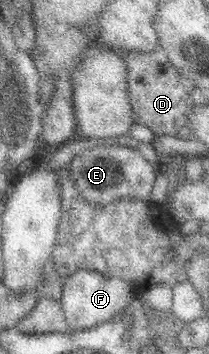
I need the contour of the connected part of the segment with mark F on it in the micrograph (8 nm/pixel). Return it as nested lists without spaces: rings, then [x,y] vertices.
[[[89,269],[78,271],[67,280],[60,303],[66,322],[66,334],[90,331],[102,323],[114,321],[124,309],[129,307],[136,295],[123,281],[111,279],[111,277],[106,279],[103,275]]]

